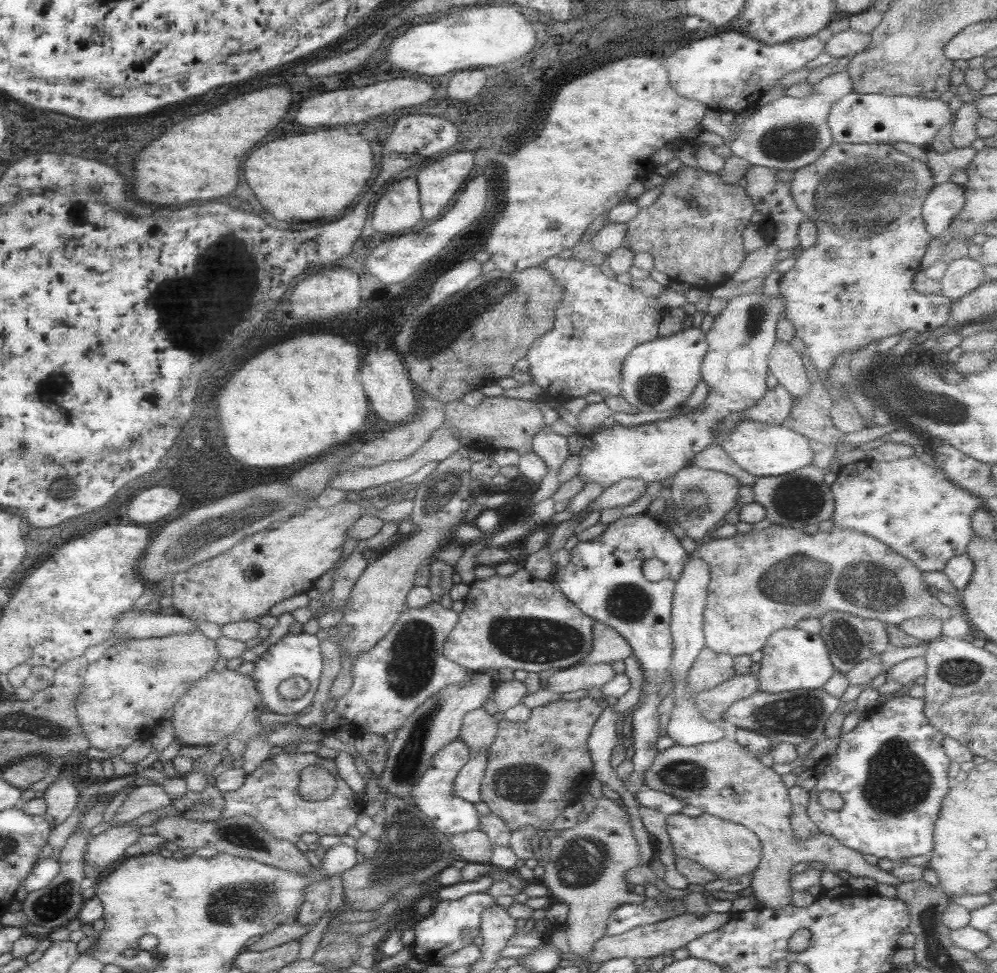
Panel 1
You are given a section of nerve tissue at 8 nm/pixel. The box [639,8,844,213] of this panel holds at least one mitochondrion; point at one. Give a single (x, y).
(800, 140)

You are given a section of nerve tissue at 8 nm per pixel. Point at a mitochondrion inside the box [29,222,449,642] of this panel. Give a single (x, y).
(212, 526)

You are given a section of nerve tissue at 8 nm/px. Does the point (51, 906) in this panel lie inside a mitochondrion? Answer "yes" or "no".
yes

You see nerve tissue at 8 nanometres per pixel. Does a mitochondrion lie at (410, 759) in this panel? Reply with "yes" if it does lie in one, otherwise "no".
yes

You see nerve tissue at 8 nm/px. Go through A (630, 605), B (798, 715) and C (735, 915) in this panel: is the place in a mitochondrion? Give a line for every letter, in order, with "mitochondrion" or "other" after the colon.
A: mitochondrion
B: mitochondrion
C: other

